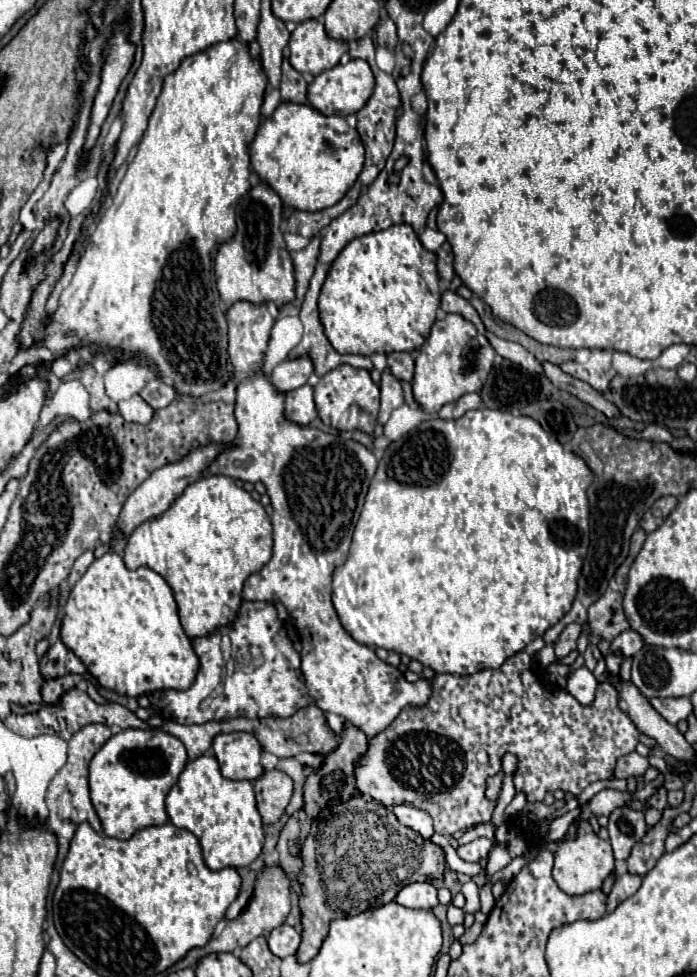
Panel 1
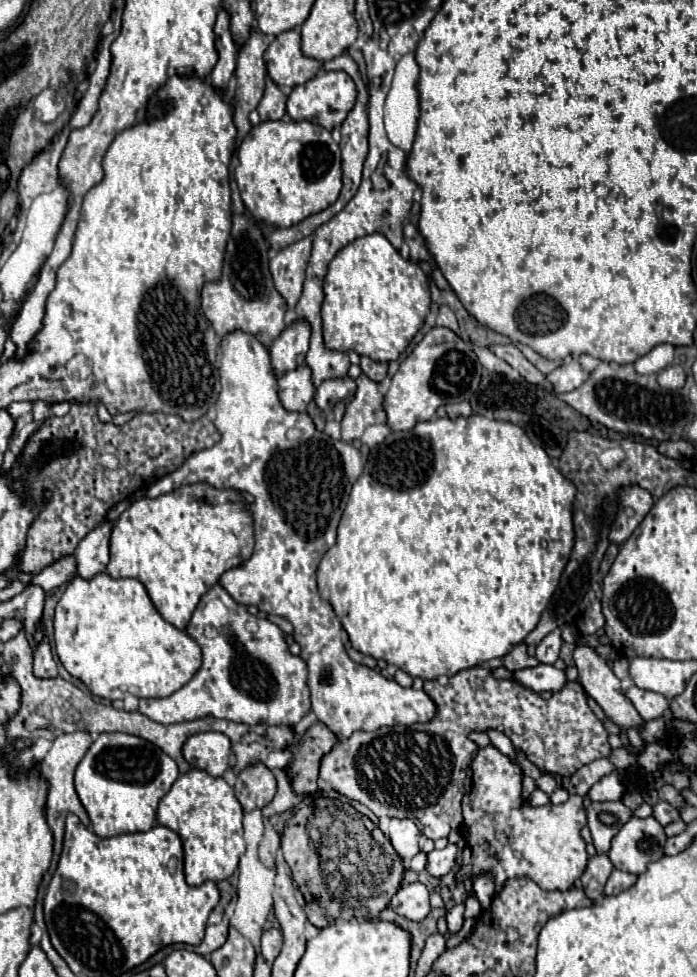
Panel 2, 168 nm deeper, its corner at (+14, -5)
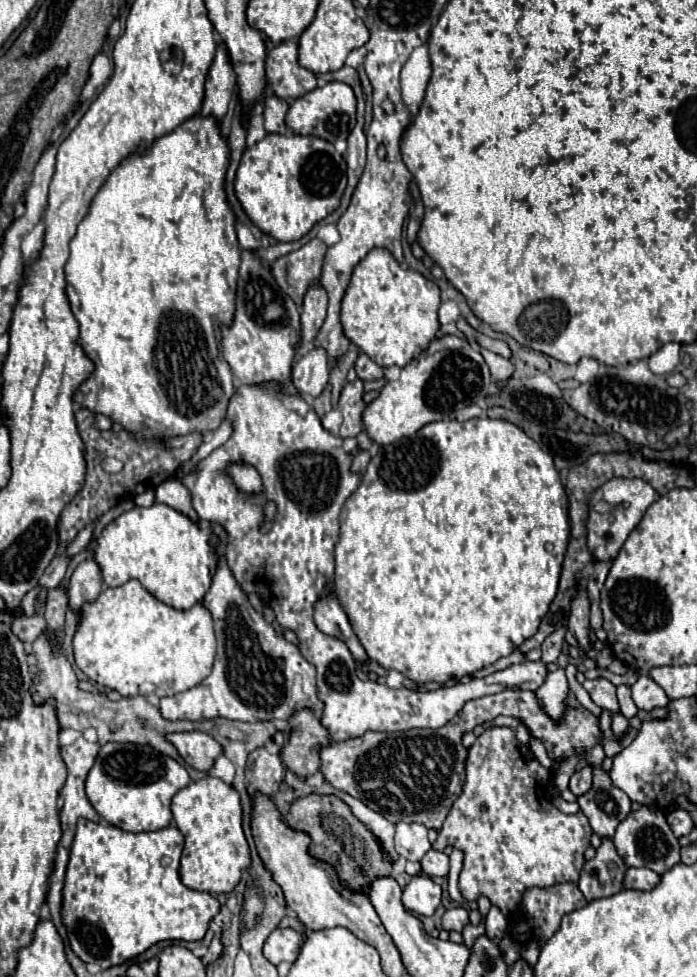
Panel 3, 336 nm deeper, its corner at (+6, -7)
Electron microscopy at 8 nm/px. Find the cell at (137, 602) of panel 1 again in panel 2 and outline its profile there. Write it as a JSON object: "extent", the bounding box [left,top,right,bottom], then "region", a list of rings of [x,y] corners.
{"extent":[54,573,202,701],"region":[[[98,573],[92,579],[74,577],[68,583],[62,599],[56,605],[54,645],[64,669],[72,677],[80,679],[92,695],[110,701],[124,699],[126,695],[168,697],[190,681],[202,659],[196,641],[188,637],[186,631],[168,625],[160,617],[138,579],[112,579],[108,573]]]}

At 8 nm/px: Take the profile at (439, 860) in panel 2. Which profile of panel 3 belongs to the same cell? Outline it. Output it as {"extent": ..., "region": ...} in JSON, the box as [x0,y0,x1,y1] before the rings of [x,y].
{"extent":[420,849,450,877],"region":[[[430,849],[420,859],[420,865],[422,865],[422,873],[426,873],[430,877],[444,877],[444,875],[448,875],[448,869],[450,869],[448,855],[442,851],[434,851],[434,849]]]}

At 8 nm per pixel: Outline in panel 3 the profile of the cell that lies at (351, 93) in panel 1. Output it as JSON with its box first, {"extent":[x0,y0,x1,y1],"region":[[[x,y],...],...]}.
{"extent":[286,83,356,143],"region":[[[326,83],[324,87],[316,87],[314,91],[298,97],[288,113],[286,113],[286,127],[292,129],[296,135],[314,135],[326,139],[330,143],[346,139],[348,133],[354,129],[356,123],[356,97],[346,87],[346,83]]]}

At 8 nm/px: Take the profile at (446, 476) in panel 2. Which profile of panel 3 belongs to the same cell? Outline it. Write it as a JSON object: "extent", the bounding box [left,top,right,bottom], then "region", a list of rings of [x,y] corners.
{"extent":[334,417,568,683],"region":[[[478,417],[470,421],[434,421],[418,433],[398,439],[378,451],[368,463],[358,489],[346,499],[340,513],[340,539],[336,543],[336,573],[334,591],[350,619],[350,625],[366,649],[368,657],[384,669],[396,669],[416,683],[448,679],[462,679],[482,667],[492,665],[496,659],[516,651],[528,637],[532,637],[556,595],[562,559],[568,547],[568,497],[560,483],[560,475],[550,455],[546,455],[534,439],[520,427],[508,421]]]}

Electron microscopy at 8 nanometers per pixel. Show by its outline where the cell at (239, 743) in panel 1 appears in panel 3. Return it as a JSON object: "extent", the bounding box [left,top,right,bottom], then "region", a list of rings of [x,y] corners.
{"extent":[166,731,222,771],"region":[[[202,731],[190,733],[166,733],[166,739],[176,747],[180,757],[198,771],[208,771],[216,757],[222,755],[222,747]]]}

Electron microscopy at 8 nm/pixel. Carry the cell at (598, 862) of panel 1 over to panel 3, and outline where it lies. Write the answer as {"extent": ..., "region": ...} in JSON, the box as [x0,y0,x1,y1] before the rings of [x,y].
{"extent":[438,727,592,917],"region":[[[490,727],[476,737],[472,747],[468,747],[462,795],[454,801],[438,835],[442,847],[460,849],[464,853],[460,891],[468,901],[478,901],[478,897],[484,895],[506,917],[512,917],[516,915],[518,899],[526,889],[552,887],[556,883],[578,883],[584,865],[584,849],[590,845],[592,827],[584,813],[564,815],[546,799],[545,782],[550,780],[550,770],[536,761],[532,749],[522,745],[516,731],[510,727]]]}

